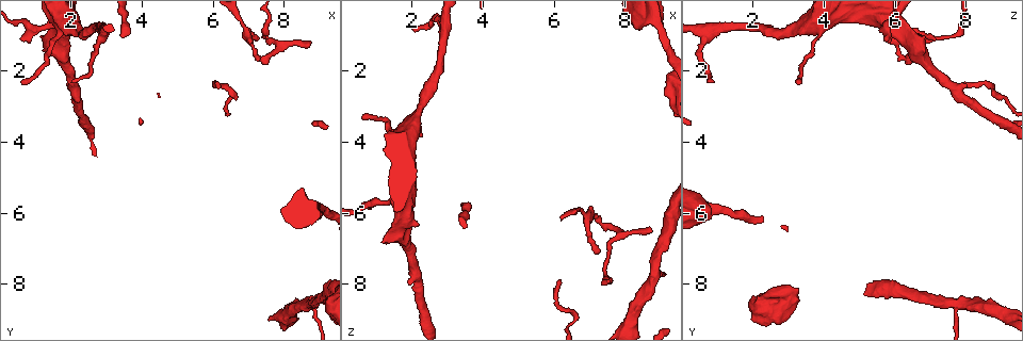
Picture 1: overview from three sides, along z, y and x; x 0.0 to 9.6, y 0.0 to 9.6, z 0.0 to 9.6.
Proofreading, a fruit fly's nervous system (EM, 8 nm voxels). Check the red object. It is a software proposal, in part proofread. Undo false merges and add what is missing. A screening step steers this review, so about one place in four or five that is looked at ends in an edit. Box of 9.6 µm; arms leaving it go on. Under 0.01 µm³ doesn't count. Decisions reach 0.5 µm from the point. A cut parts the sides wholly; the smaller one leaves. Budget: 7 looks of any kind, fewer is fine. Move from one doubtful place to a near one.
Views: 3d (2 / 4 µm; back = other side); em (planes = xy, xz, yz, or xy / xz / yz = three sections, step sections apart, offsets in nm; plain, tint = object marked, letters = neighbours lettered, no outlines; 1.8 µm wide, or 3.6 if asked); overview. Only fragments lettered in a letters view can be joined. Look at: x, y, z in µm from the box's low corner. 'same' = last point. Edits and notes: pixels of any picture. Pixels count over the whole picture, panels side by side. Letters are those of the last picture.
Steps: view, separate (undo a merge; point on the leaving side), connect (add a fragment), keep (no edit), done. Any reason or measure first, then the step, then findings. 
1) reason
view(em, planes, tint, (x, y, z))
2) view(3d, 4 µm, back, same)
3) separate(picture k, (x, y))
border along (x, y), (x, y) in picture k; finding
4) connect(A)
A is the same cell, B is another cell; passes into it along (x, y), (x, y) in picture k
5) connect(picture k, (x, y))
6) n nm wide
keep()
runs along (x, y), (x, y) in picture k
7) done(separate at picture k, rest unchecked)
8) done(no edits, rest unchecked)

branch stops here
view(em, planes, letters, (8.80, 1.10, 6.45))

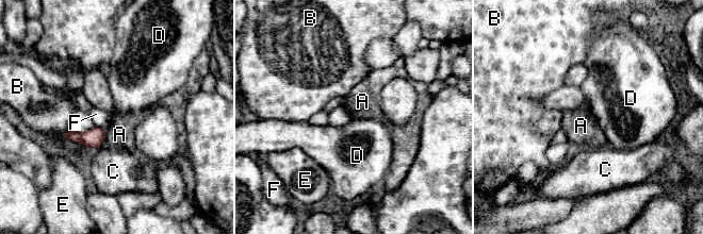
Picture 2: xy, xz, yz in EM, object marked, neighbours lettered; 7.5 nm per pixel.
keep()
A, B, C, D, E and F are other cells; border along (95, 126), (105, 130) in picture 2; no lettered fragment goes on from it

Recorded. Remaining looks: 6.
arms part here
view(em, xz, step 8, tint, (8.85, 8.50, 7.80))

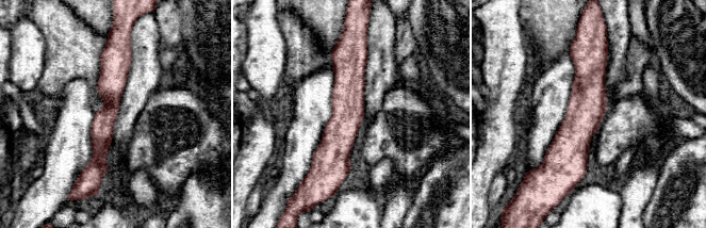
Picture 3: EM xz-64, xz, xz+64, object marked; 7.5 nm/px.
view(em, planes, tint, same)

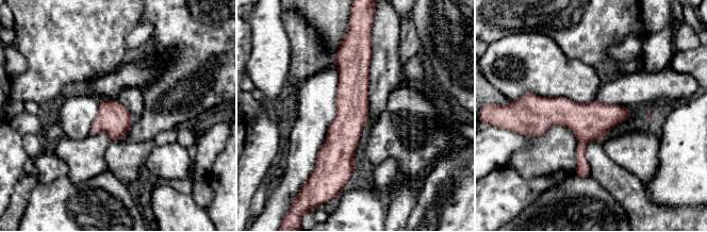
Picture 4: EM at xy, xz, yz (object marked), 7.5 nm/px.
see the neighbours
view(em, planes, letters, same)

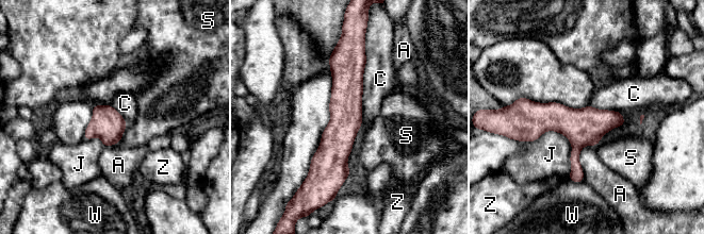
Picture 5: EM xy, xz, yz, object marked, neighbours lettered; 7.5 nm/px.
C touches over 600 nm
keep()
A, C, J, S, W and Z are other cells; runs along (344, 54), (338, 181) in picture 5; continuous, no second neuron

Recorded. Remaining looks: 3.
free end
view(em, xy, step 8, tint, (0.70, 1.15, 5.80))

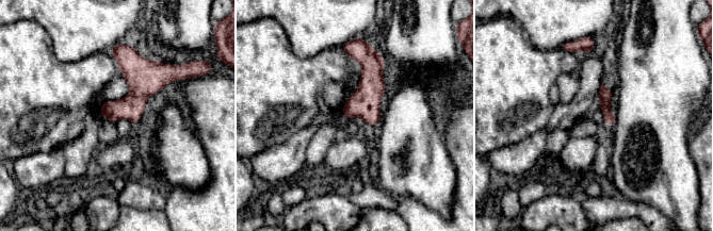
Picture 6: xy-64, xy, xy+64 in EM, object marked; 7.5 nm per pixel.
view(em, xy, step 8, letters, same)

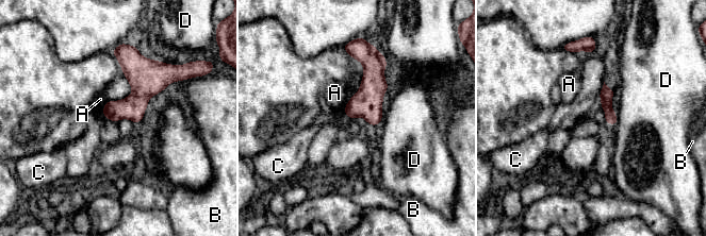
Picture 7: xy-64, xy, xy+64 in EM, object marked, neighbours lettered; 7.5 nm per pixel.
keep()
A, B, C and D are other cells; runs along (605, 88), (606, 105), (613, 121) in picture 7; no lettered fragment goes on from it

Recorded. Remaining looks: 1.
done(no edits, rest unchecked)

